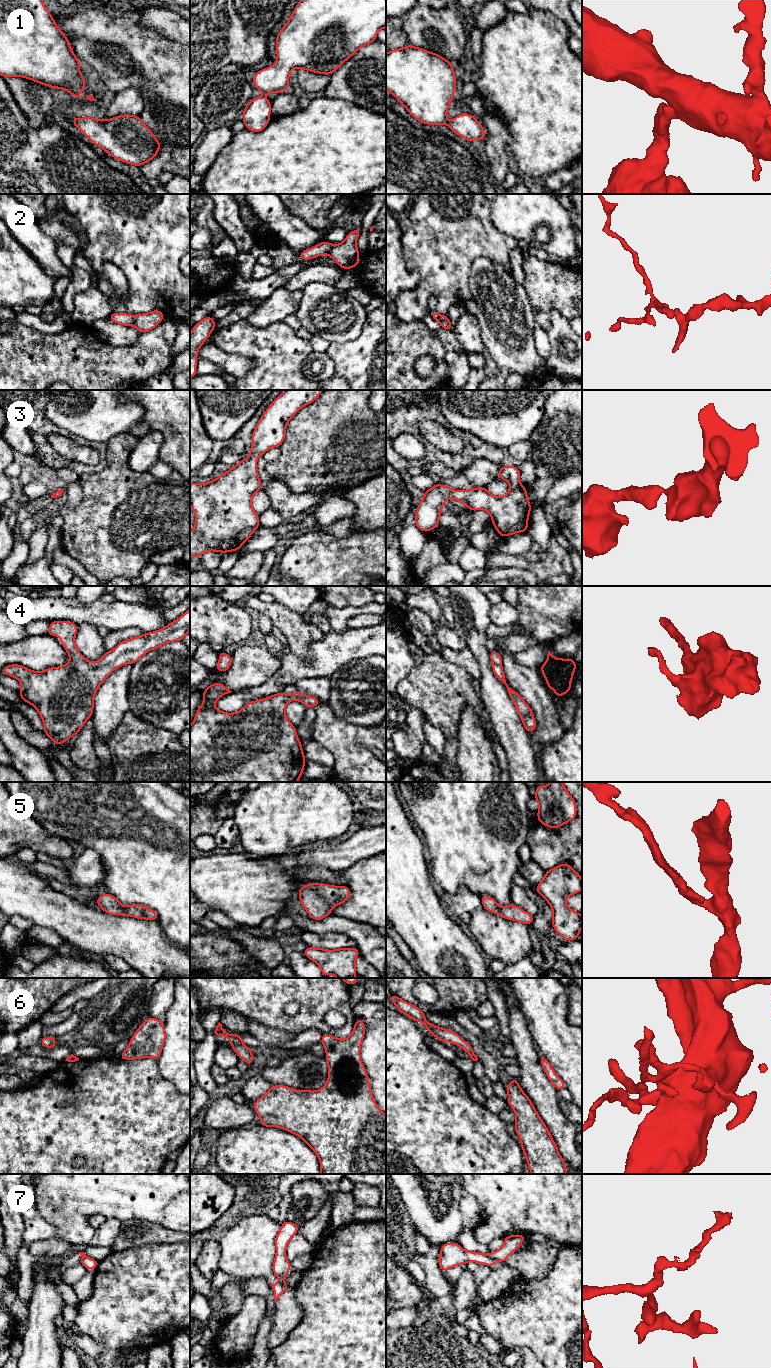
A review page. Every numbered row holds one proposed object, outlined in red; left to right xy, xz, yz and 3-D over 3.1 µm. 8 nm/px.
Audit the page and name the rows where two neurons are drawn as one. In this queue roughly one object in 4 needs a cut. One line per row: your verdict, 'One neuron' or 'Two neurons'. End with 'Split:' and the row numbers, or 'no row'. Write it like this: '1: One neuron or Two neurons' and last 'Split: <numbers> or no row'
1: One neuron
2: Two neurons
3: One neuron
4: One neuron
5: One neuron
6: One neuron
7: Two neurons
Split: 2, 7

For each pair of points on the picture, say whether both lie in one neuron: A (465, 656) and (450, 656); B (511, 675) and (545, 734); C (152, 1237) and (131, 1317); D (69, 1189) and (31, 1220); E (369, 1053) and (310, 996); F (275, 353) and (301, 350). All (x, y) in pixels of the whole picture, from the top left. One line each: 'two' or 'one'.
A: one
B: one
C: two
D: two
E: two
F: one

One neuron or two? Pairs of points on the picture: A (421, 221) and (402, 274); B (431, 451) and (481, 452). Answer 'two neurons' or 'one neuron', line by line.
A: two neurons
B: one neuron

